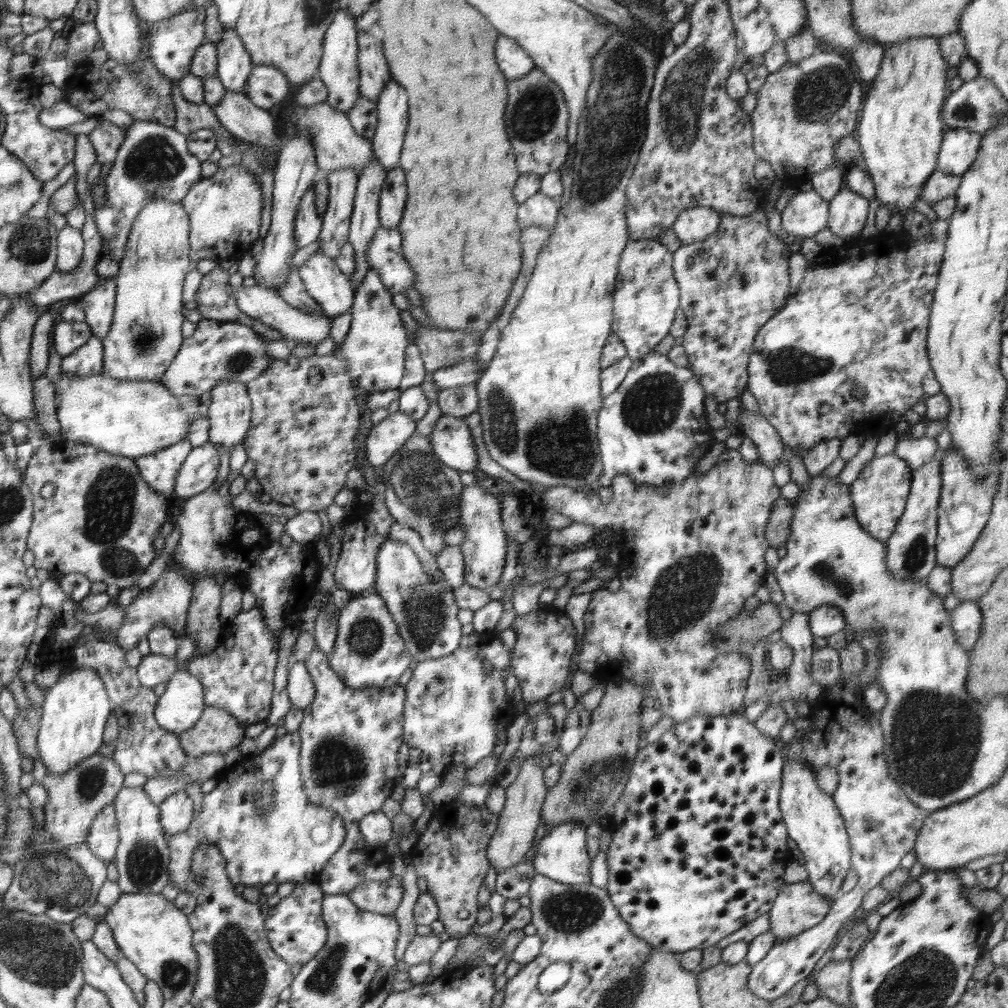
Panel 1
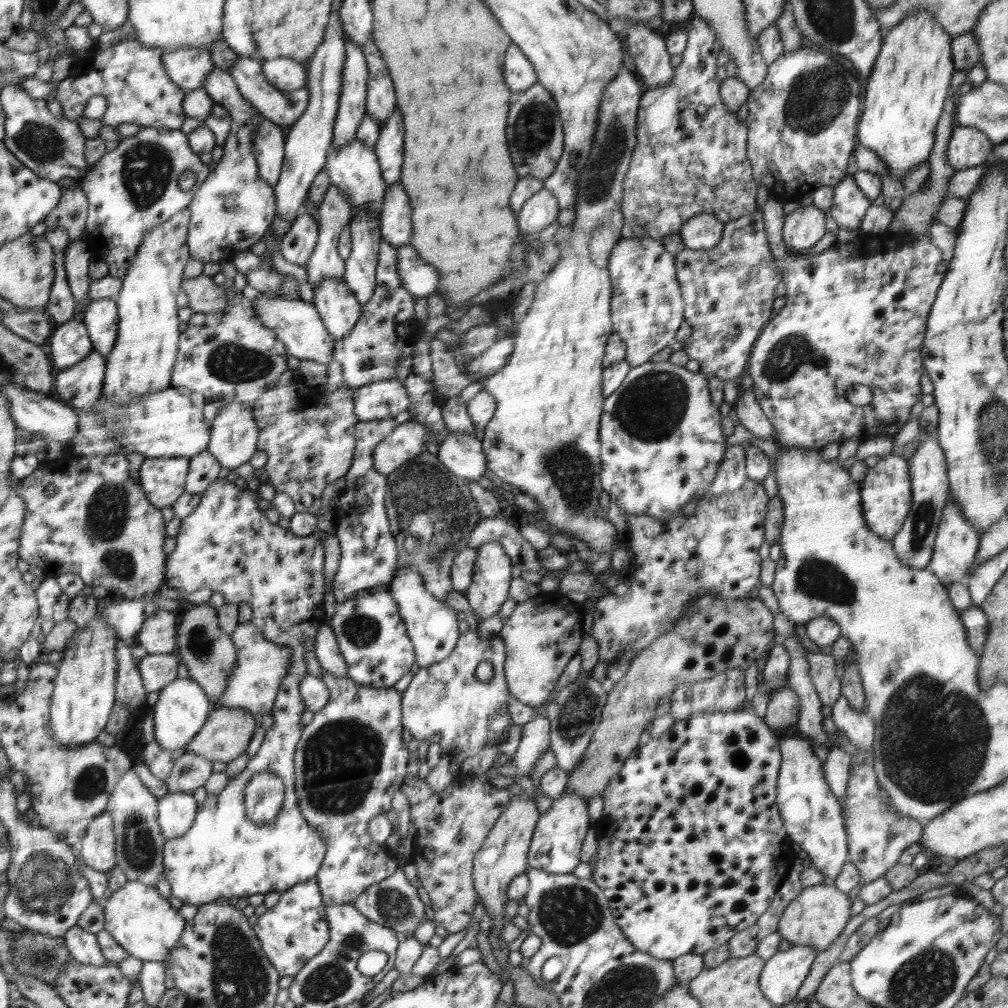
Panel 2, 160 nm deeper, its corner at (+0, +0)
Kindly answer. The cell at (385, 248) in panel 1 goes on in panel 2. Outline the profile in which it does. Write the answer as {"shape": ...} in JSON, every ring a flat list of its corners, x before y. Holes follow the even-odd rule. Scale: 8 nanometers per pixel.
{"shape":[[402,245,395,248,396,272,401,279,400,288,408,290,408,294,416,298,428,297,438,286,438,274,436,268,422,262,416,249,410,245]]}

